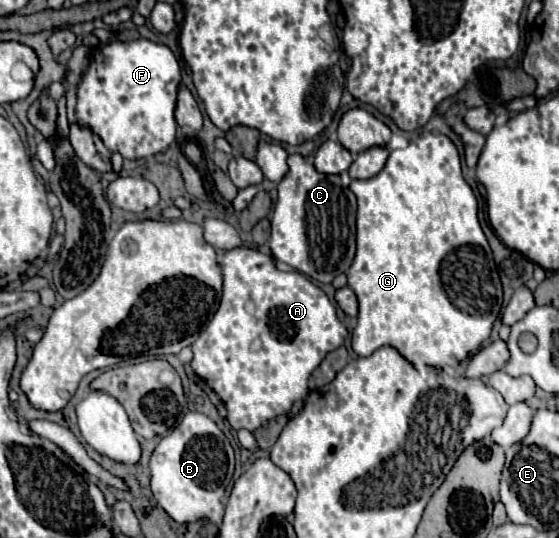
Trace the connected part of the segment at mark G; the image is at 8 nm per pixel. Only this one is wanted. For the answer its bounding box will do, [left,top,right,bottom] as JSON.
[347,131,503,369]

